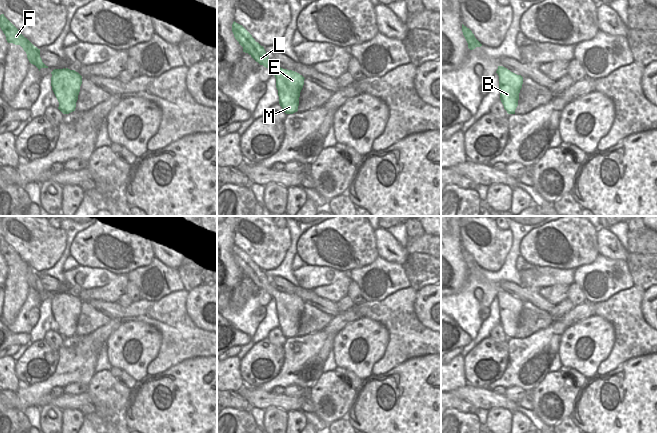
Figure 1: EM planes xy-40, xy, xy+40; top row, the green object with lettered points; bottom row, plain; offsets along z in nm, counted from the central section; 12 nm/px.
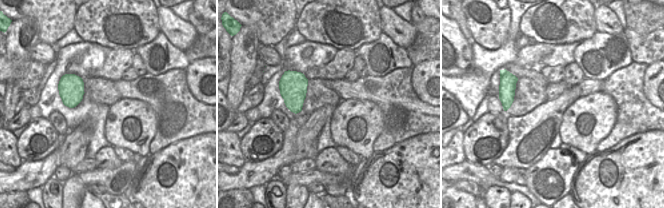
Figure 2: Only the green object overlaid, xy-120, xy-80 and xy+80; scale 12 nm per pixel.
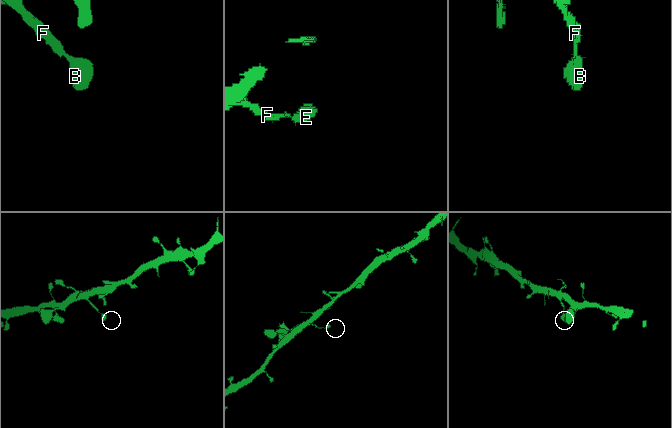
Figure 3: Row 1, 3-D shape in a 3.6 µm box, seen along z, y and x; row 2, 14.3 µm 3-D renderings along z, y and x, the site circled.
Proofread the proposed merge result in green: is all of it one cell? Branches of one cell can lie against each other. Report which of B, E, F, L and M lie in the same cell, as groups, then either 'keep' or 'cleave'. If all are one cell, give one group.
groups B E F L M; keep

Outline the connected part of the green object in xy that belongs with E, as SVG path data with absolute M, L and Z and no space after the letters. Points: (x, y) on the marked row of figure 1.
M235 21L232 24L235 39L243 47L243 52L248 53L256 62L268 68L276 78L279 104L286 114L298 111L300 92L304 85L304 77L299 73L275 66L268 58L263 46L252 35Z

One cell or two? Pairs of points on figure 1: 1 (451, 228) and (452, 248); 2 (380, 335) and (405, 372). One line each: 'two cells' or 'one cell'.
1: two cells
2: two cells

